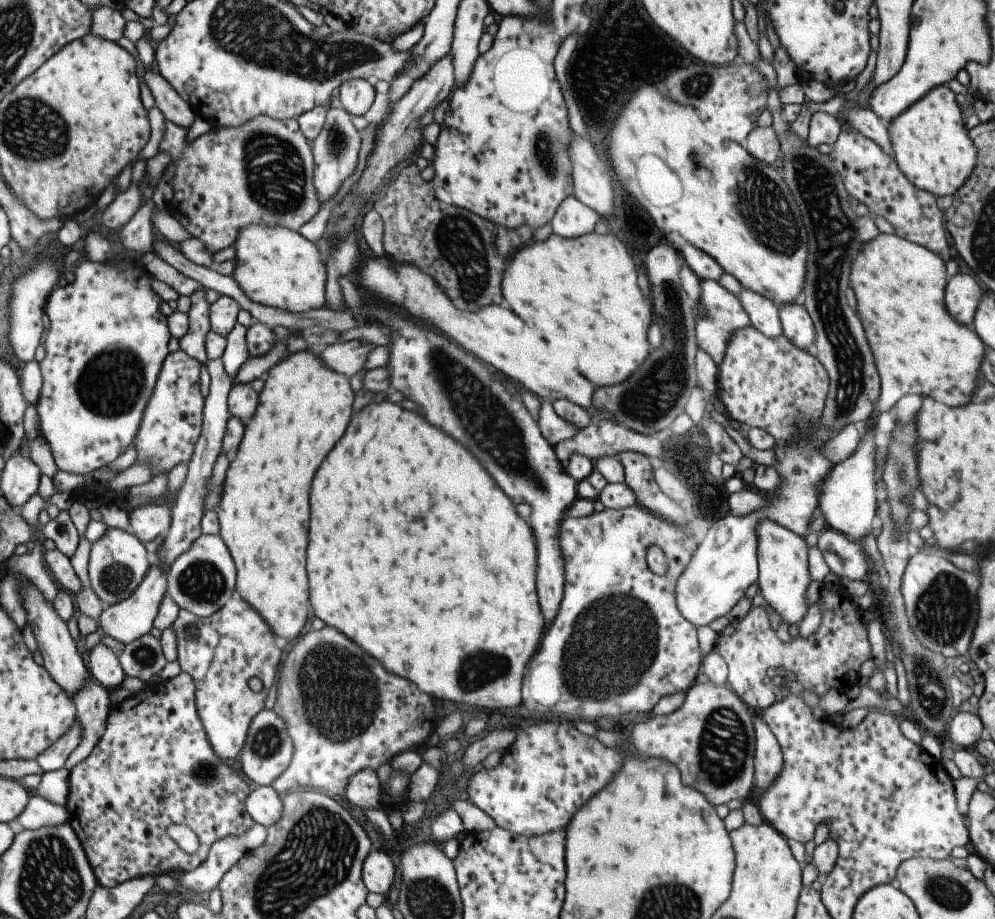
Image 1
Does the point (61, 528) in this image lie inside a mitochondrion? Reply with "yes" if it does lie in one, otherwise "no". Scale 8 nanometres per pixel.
no

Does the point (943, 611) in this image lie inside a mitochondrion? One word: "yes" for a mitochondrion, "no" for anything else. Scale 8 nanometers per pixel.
yes

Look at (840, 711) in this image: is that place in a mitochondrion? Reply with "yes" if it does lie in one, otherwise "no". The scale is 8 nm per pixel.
no

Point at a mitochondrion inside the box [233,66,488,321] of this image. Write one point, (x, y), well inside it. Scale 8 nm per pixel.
(273, 170)

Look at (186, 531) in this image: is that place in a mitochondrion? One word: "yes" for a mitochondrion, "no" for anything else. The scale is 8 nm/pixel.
no

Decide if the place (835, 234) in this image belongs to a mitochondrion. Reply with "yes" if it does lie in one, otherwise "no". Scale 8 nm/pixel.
yes

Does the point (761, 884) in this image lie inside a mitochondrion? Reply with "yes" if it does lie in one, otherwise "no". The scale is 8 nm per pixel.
no

